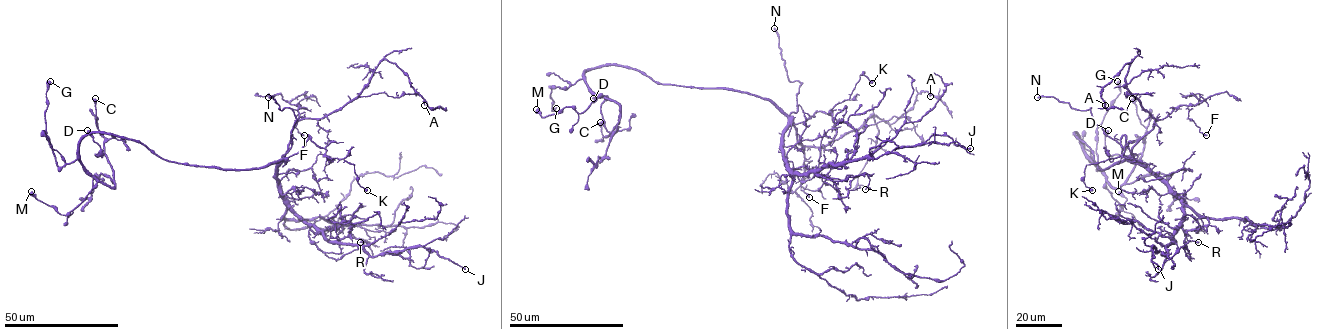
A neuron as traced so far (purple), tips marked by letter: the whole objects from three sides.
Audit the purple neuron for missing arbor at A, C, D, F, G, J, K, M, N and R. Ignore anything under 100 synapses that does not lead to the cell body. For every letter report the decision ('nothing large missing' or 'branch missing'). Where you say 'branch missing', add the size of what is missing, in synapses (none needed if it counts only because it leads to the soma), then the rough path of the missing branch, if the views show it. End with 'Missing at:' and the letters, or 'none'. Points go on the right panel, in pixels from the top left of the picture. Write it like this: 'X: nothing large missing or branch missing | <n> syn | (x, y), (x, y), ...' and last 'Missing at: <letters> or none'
A: nothing large missing
C: nothing large missing
D: nothing large missing
F: nothing large missing
G: nothing large missing
J: nothing large missing
K: nothing large missing
M: nothing large missing
N: branch missing
R: nothing large missing
Missing at: N

